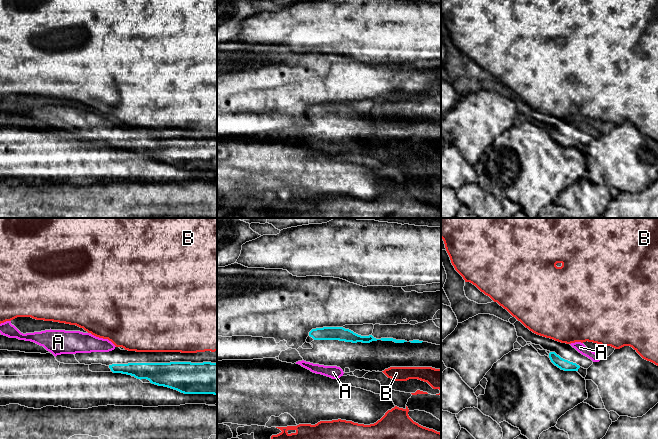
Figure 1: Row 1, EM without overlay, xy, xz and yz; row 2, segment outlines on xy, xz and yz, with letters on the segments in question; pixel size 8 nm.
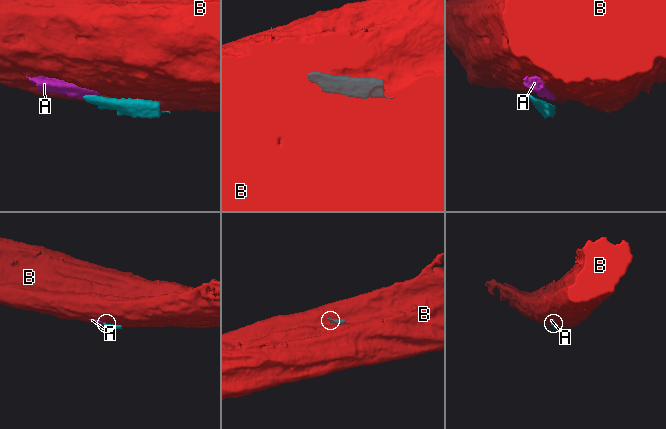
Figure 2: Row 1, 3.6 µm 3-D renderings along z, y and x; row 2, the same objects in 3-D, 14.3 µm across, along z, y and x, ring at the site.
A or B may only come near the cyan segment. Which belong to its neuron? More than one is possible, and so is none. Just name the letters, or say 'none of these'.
A

